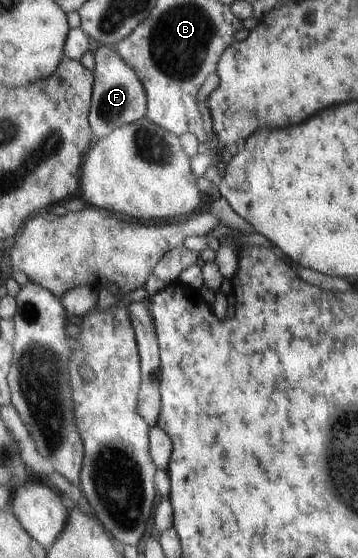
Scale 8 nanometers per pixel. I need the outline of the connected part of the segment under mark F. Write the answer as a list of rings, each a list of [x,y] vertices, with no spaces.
[[[97,46],[95,49],[97,67],[94,75],[97,82],[94,103],[90,114],[92,127],[99,137],[109,137],[128,124],[148,118],[150,97],[138,73],[122,59],[116,47]]]

